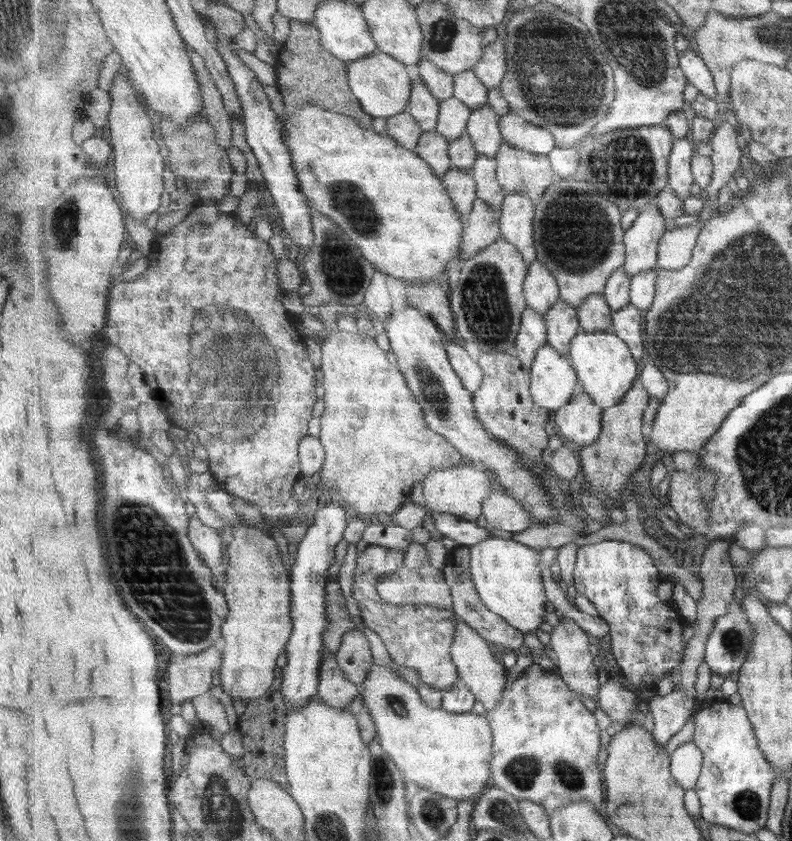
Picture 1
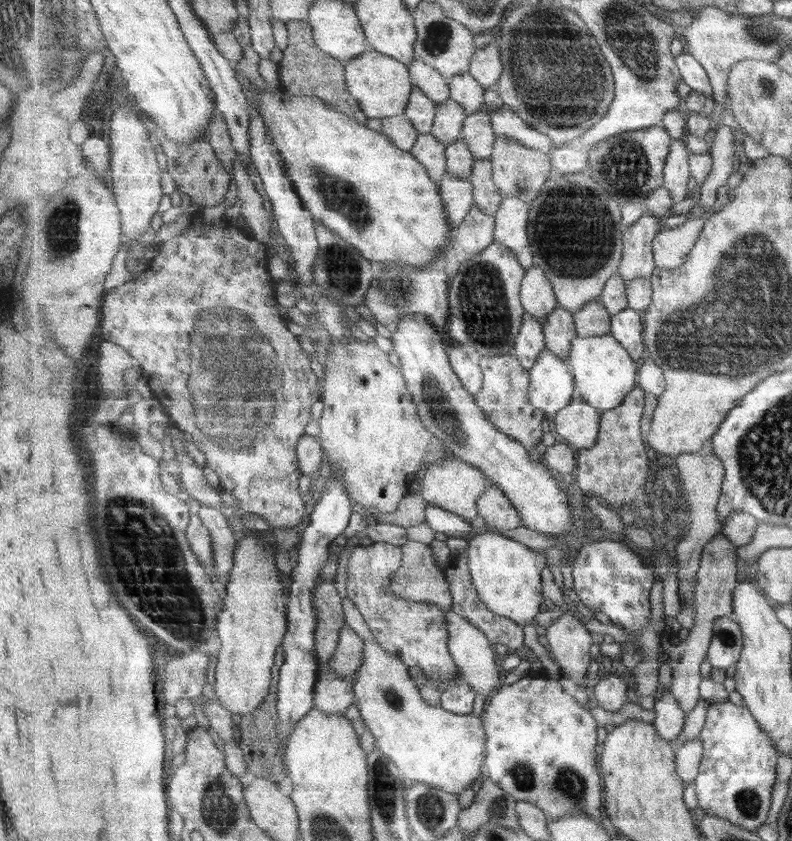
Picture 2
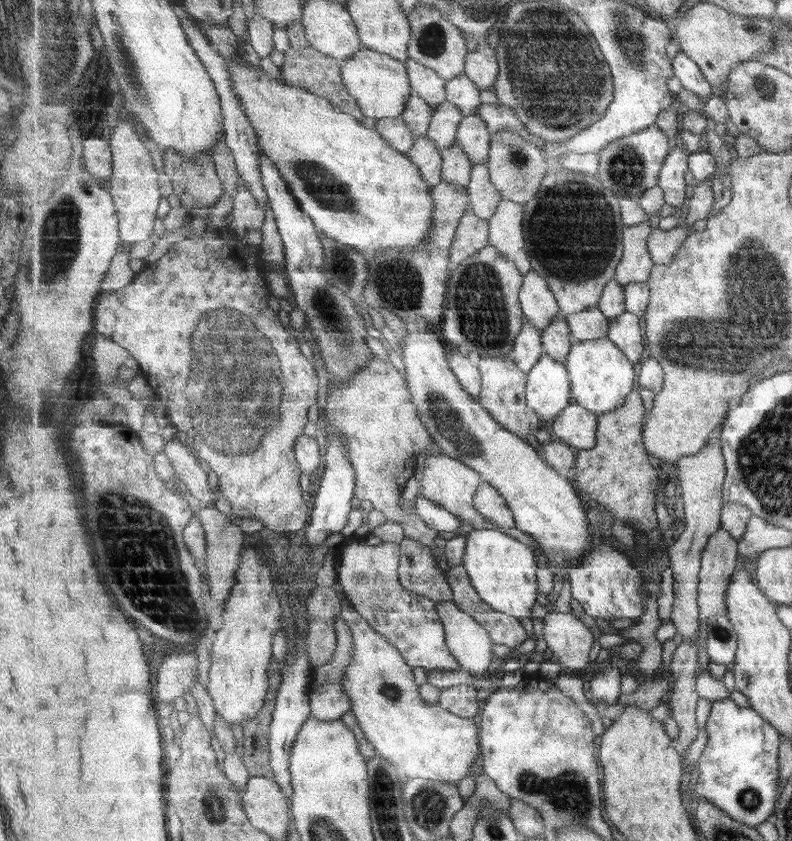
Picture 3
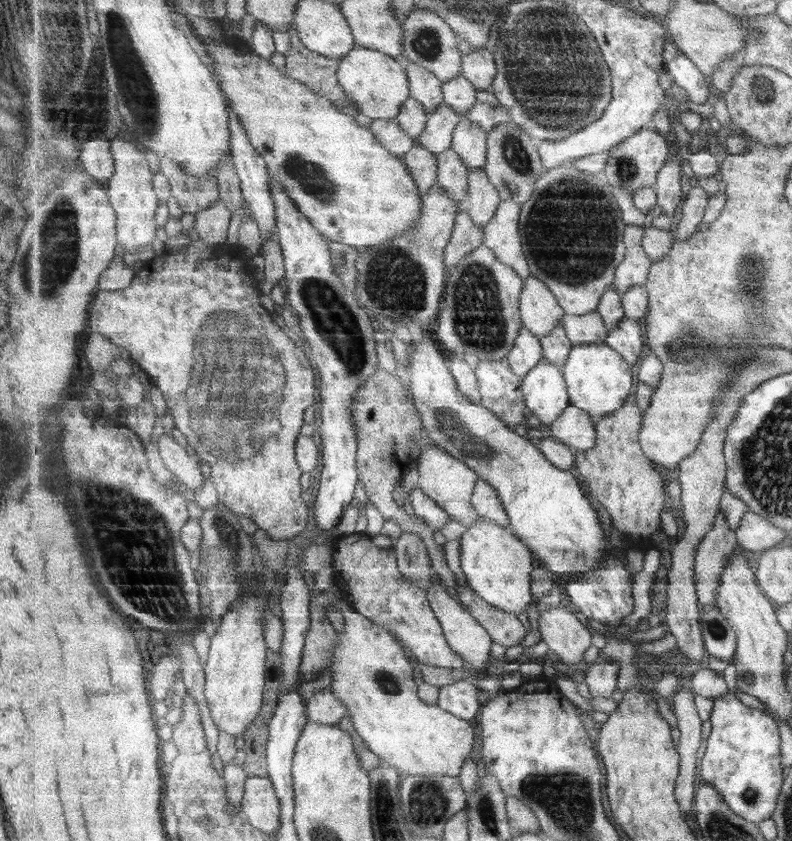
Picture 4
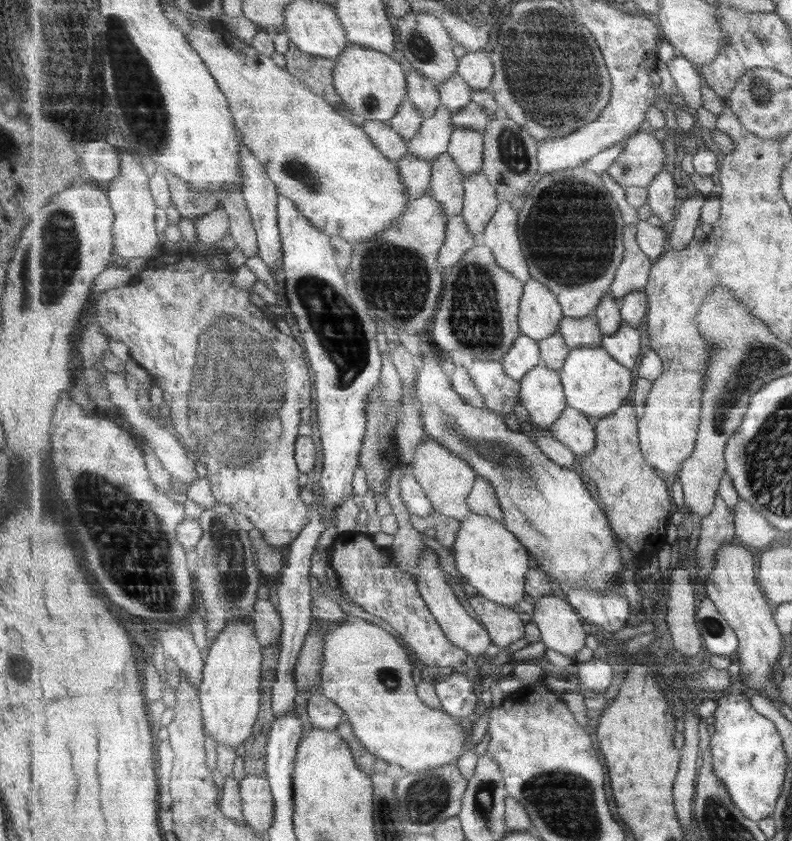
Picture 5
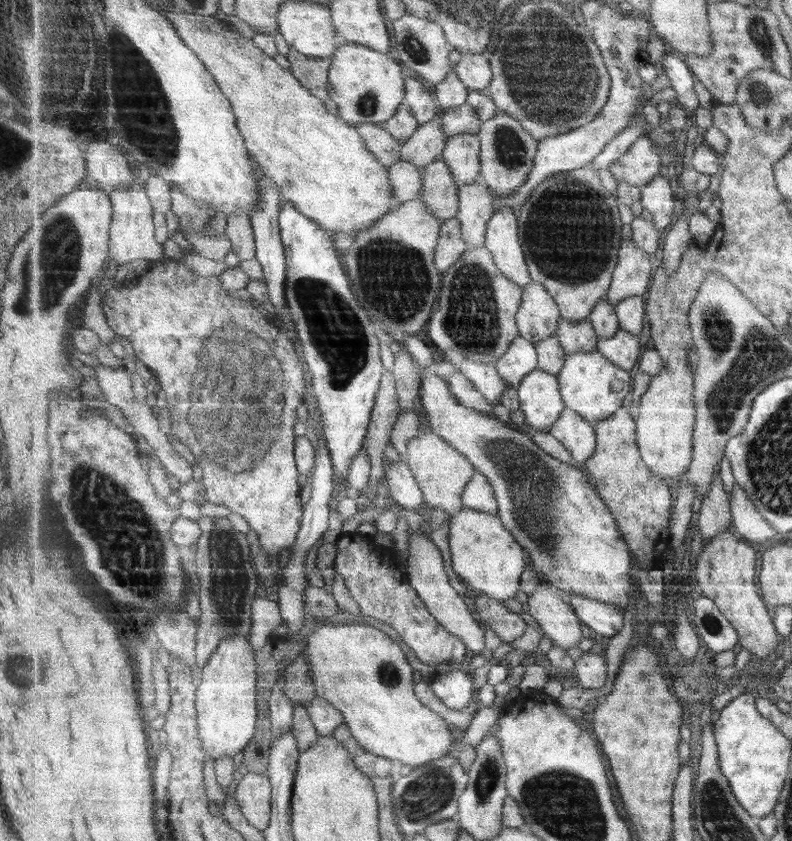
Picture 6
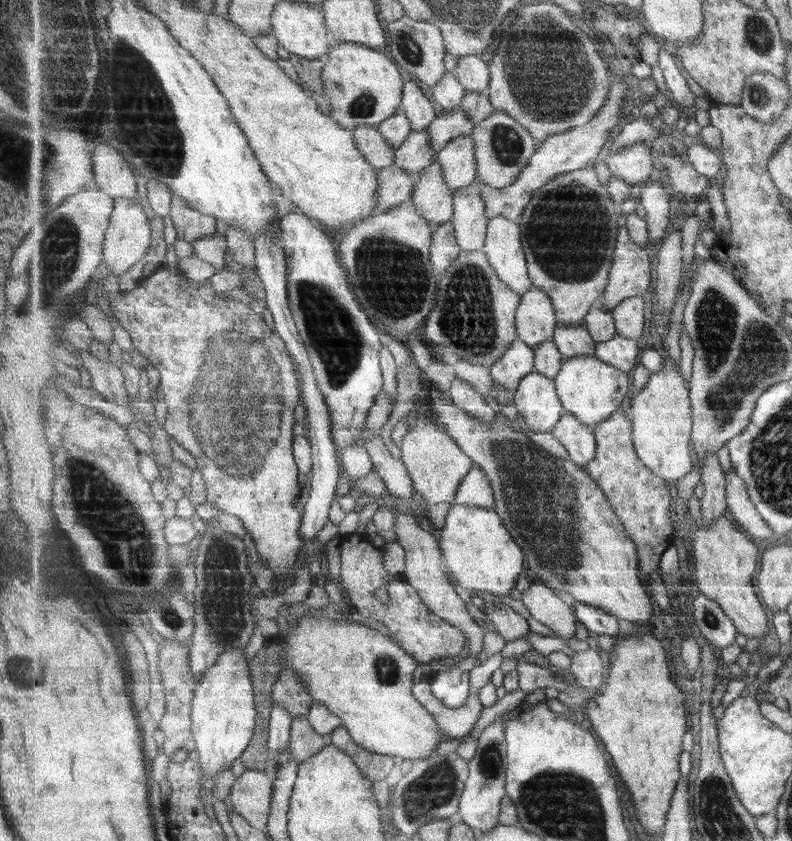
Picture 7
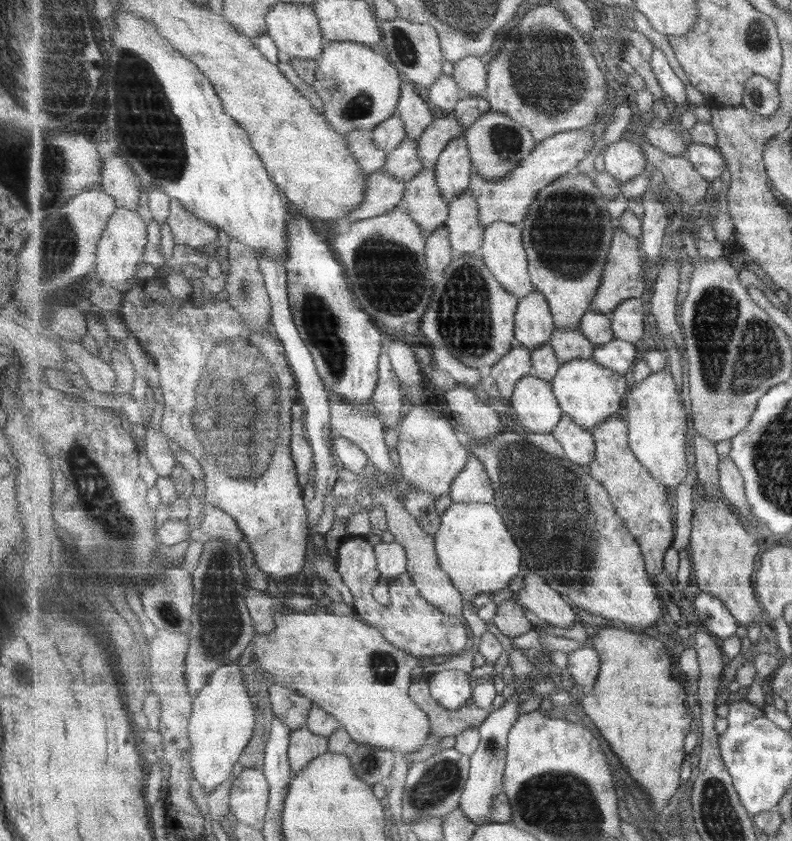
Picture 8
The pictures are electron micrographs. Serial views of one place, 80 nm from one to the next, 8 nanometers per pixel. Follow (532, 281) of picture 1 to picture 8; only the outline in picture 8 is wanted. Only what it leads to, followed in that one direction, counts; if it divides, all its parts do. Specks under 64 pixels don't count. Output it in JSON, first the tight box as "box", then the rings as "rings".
{"box":[516,290,556,352],"rings":[[[537,290],[520,299],[516,312],[516,343],[531,352],[549,344],[556,330],[548,298]]]}

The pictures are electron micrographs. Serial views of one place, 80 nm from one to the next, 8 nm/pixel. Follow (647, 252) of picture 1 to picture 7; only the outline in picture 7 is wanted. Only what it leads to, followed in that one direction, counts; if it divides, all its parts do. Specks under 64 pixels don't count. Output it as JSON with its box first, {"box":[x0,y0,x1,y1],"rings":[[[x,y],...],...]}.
{"box":[599,226,651,312],"rings":[[[626,226],[618,232],[612,273],[605,294],[599,303],[612,312],[626,298],[647,294],[651,286],[651,260],[645,248],[633,242]]]}

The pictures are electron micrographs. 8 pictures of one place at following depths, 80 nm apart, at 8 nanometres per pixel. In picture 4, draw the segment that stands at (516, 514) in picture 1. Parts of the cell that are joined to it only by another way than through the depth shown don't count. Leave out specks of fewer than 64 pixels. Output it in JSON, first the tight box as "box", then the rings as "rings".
{"box":[472,479,510,527],"rings":[[[481,479],[477,482],[475,493],[472,496],[472,504],[482,519],[496,523],[498,526],[510,527],[504,502],[497,490],[485,480]]]}

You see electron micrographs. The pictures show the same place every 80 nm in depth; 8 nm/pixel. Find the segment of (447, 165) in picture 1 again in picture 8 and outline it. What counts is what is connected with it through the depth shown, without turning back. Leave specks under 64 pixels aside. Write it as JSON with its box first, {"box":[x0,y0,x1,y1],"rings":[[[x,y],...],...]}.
{"box":[346,169,406,222],"rings":[[[385,169],[369,174],[366,178],[365,198],[363,202],[353,212],[346,214],[346,218],[351,222],[355,222],[393,212],[403,204],[405,191],[406,183],[392,177],[390,172],[387,172]]]}

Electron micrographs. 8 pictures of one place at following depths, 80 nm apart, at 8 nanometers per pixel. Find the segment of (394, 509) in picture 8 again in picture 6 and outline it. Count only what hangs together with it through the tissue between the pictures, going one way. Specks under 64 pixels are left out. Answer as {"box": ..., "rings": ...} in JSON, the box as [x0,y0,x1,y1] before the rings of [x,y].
{"box":[405,531,486,654],"rings":[[[412,531],[410,538],[410,557],[405,566],[409,582],[416,588],[417,594],[424,600],[433,616],[451,633],[456,634],[474,654],[483,652],[486,645],[486,631],[481,629],[481,624],[471,617],[471,612],[463,597],[449,584],[449,576],[445,572],[443,554],[429,539],[427,534]]]}

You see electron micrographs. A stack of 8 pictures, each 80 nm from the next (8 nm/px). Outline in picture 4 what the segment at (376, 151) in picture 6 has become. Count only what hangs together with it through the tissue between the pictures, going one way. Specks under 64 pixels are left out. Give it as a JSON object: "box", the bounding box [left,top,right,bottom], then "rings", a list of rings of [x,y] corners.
{"box":[369,119,416,157],"rings":[[[375,119],[371,122],[369,129],[396,157],[404,157],[416,145],[416,140],[401,128],[397,119]]]}

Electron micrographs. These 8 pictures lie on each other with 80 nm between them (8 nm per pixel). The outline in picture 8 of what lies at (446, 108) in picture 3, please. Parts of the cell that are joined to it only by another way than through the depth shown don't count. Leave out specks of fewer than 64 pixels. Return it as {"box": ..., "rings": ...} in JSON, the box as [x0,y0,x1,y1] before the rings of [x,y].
{"box":[384,136,424,183],"rings":[[[409,136],[395,149],[388,153],[387,164],[384,166],[392,177],[407,183],[416,177],[424,168],[421,160],[418,139]]]}

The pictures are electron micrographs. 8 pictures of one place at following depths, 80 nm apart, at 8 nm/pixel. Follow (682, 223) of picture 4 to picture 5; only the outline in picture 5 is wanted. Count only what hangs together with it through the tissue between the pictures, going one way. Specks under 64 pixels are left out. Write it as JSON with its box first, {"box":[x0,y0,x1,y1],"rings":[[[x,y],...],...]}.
{"box":[669,191,706,252],"rings":[[[697,191],[697,194],[682,202],[669,237],[671,250],[681,252],[695,238],[695,230],[697,230],[697,224],[702,220],[702,210],[706,199],[703,193]]]}

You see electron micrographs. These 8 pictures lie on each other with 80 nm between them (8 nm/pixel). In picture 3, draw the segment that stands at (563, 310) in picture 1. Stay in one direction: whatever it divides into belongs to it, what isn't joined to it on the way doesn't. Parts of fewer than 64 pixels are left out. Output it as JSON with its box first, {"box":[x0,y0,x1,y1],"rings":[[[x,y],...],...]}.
{"box":[542,312,575,363],"rings":[[[561,312],[553,319],[553,322],[542,332],[545,353],[557,362],[566,363],[575,336],[569,326],[566,314]]]}

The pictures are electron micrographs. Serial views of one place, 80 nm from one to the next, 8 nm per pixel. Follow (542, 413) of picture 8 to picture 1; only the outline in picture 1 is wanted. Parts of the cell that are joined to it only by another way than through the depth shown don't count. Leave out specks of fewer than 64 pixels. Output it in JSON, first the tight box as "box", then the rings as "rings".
{"box":[531,345,580,415],"rings":[[[543,345],[531,369],[534,401],[537,406],[549,409],[553,415],[568,405],[580,389],[578,374],[571,358],[561,354],[554,346]]]}

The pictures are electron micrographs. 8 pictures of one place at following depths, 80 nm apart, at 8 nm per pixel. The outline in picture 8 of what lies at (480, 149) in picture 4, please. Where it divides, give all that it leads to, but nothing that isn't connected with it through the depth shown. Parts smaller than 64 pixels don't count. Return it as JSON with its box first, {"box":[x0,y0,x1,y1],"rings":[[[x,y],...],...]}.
{"box":[435,134,474,203],"rings":[[[465,134],[451,140],[435,166],[437,184],[448,203],[470,188],[474,167]]]}

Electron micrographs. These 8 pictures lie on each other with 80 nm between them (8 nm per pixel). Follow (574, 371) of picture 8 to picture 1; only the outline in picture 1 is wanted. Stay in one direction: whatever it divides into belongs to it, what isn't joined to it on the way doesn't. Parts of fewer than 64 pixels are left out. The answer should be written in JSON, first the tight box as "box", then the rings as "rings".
{"box":[569,331,640,409],"rings":[[[605,331],[579,332],[572,340],[569,357],[576,368],[580,390],[592,396],[602,409],[617,406],[640,378],[637,360],[628,344],[619,336]]]}

